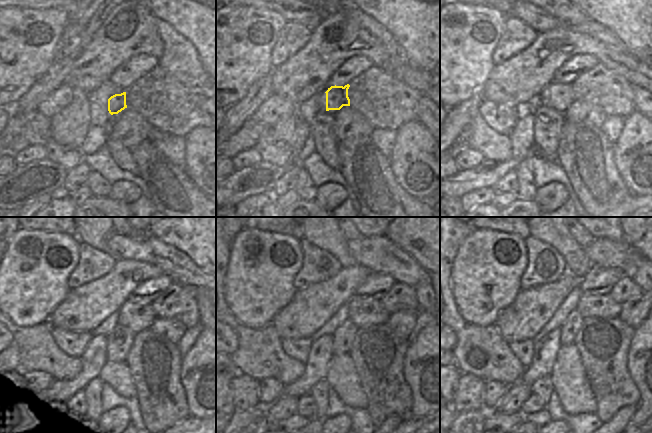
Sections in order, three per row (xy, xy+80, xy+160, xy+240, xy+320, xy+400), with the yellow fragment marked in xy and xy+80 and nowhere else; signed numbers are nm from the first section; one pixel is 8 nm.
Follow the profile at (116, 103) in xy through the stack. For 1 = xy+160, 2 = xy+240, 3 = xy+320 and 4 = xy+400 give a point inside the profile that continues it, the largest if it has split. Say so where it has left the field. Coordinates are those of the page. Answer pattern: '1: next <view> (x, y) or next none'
1: next xy+160 (575, 92)
2: next xy+240 (136, 316)
3: next xy+320 (364, 312)
4: next xy+400 (604, 306)

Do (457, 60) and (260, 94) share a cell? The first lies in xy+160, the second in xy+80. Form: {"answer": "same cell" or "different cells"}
{"answer": "different cells"}

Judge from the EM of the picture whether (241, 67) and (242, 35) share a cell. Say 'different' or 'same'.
same

